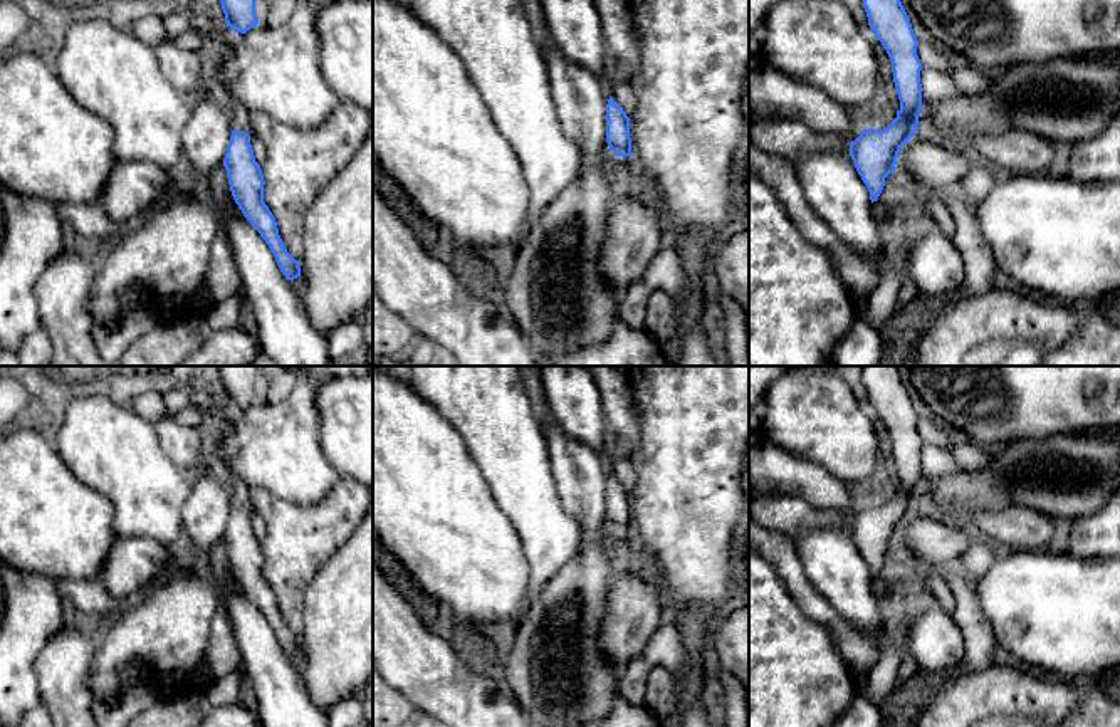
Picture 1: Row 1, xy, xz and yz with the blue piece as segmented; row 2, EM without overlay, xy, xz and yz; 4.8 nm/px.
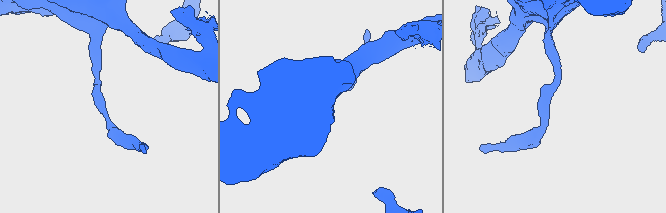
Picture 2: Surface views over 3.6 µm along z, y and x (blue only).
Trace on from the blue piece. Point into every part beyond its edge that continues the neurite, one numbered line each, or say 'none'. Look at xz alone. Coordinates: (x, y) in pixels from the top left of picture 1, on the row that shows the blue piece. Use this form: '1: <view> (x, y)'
none

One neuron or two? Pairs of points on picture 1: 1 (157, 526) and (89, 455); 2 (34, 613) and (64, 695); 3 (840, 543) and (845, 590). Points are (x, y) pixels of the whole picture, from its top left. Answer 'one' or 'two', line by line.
1: one
2: two
3: one

